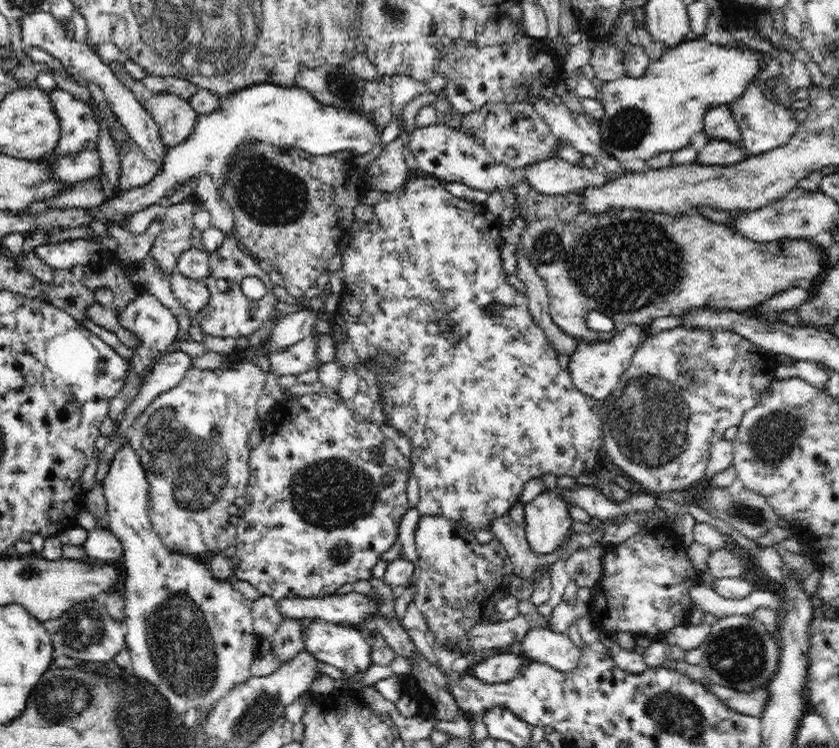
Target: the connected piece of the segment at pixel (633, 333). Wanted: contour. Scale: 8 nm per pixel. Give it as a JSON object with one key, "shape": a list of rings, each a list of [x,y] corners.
{"shape":[[[644,324],[630,325],[616,333],[610,341],[598,343],[579,342],[578,350],[569,356],[568,373],[572,377],[572,384],[584,395],[596,400],[605,399],[617,386],[622,373],[630,366],[632,356],[643,343],[648,340]]]}

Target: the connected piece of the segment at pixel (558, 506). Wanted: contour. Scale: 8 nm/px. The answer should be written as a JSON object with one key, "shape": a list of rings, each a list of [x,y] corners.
{"shape":[[[543,491],[524,506],[526,541],[540,555],[550,555],[562,544],[568,546],[572,536],[572,518],[566,502],[554,494]]]}

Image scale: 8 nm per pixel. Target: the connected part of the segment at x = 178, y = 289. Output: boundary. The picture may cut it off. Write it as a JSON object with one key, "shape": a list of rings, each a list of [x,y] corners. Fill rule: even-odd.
{"shape":[[[179,271],[173,273],[169,281],[174,298],[186,309],[200,312],[208,304],[208,289],[204,281],[196,281],[183,276]]]}

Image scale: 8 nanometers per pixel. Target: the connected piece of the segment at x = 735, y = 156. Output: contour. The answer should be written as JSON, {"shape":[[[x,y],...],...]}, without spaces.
{"shape":[[[710,139],[697,152],[697,163],[703,166],[731,166],[745,158],[743,147],[718,139]]]}

